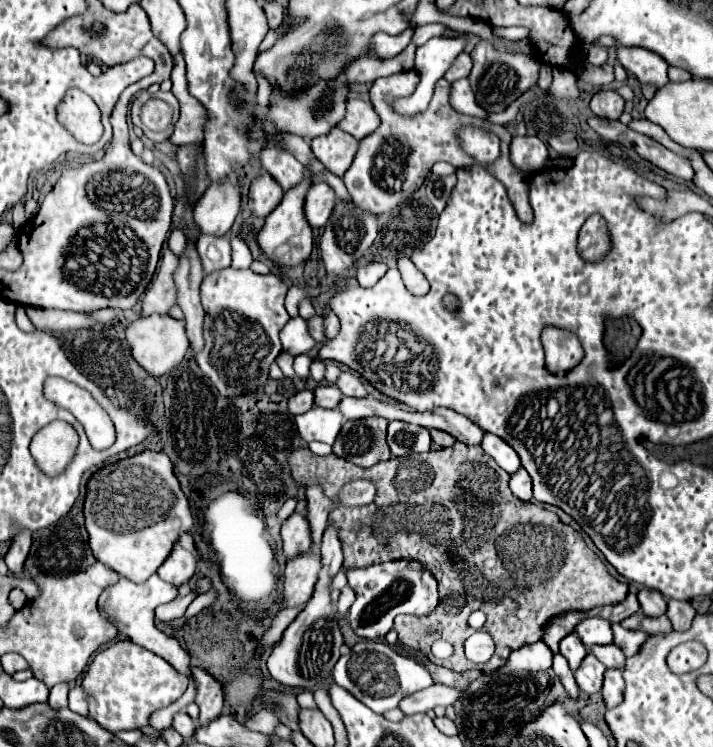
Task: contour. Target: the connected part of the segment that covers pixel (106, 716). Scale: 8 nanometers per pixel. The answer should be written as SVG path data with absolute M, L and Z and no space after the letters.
M126 639L96 653L82 679L82 687L90 691L90 717L108 731L120 731L146 727L148 717L156 709L168 707L182 697L188 689L188 677L176 673L160 655Z

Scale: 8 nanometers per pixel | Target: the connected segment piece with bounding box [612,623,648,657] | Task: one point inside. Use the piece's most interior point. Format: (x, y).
(629, 641)

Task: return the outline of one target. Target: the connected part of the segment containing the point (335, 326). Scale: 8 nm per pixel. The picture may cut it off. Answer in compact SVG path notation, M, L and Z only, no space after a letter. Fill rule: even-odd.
M328 313L324 317L324 327L326 327L326 337L334 339L338 335L338 331L340 331L340 319L334 313Z

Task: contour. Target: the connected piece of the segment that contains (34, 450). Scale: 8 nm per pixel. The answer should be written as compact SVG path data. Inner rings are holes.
M54 421L40 429L30 445L30 453L40 471L48 477L56 477L70 465L76 455L78 433L64 421Z

